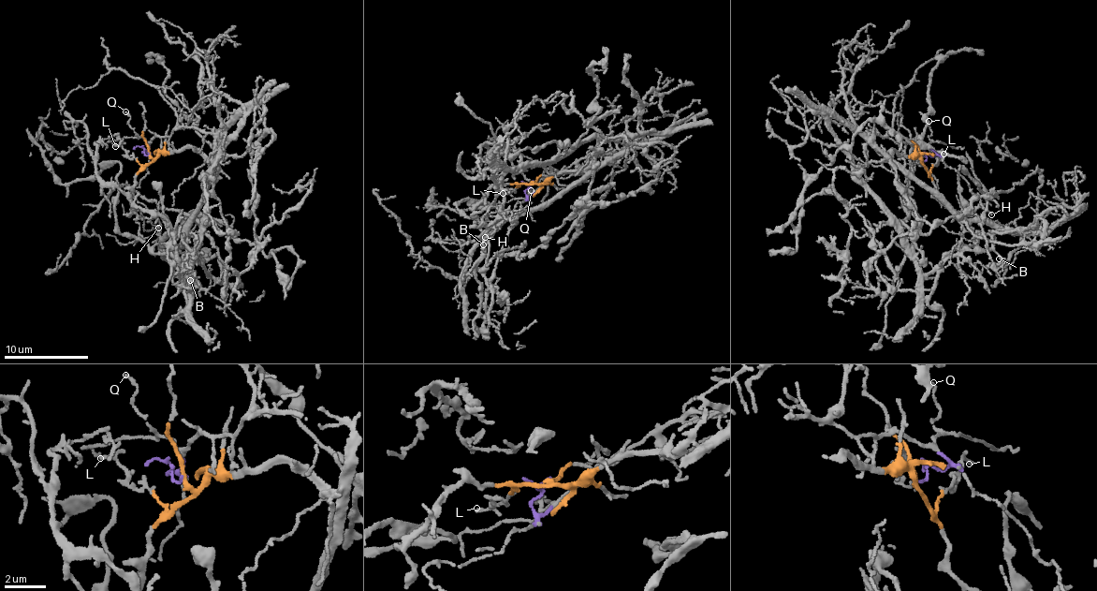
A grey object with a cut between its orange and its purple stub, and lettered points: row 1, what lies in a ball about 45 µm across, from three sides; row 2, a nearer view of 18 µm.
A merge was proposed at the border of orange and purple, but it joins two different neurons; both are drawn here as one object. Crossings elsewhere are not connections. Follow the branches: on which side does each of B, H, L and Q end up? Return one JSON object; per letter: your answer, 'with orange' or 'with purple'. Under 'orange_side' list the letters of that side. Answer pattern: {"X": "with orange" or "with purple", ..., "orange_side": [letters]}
{"B": "with orange", "H": "with purple", "L": "with orange", "Q": "with purple", "orange_side": ["B", "L"]}

